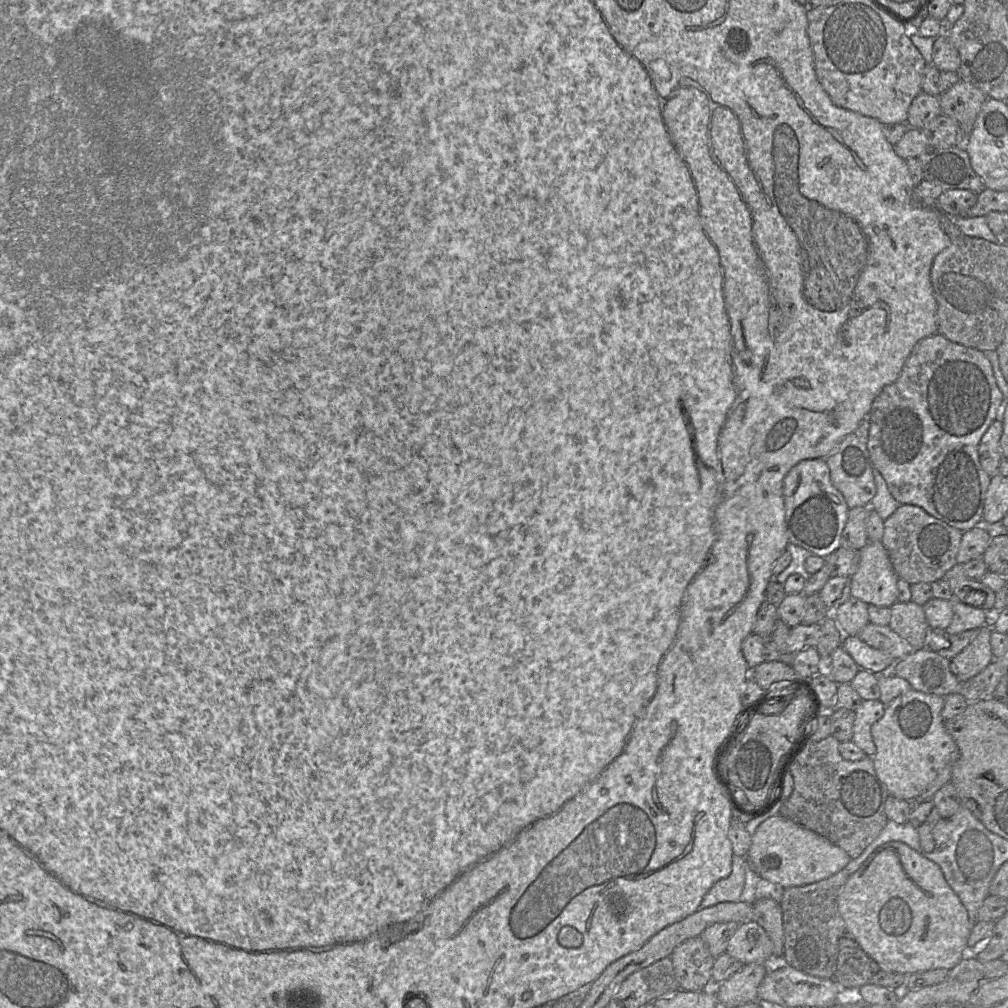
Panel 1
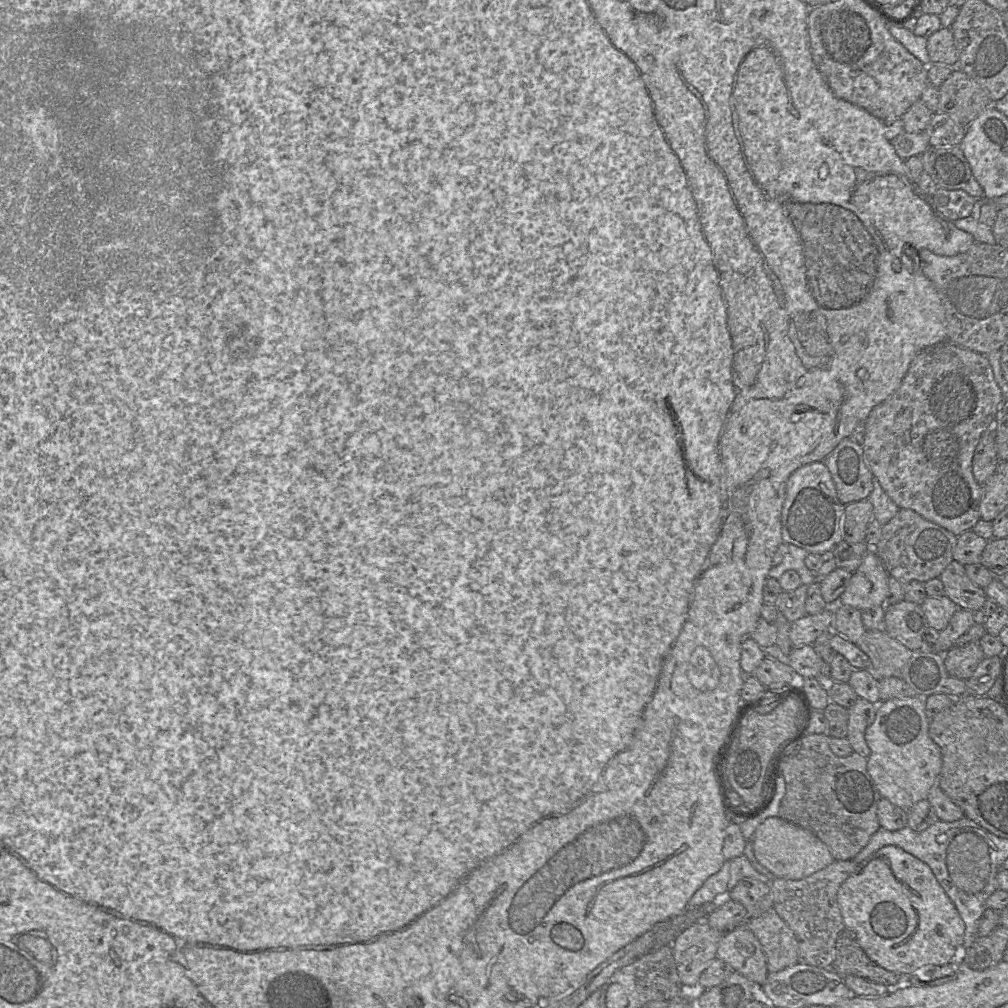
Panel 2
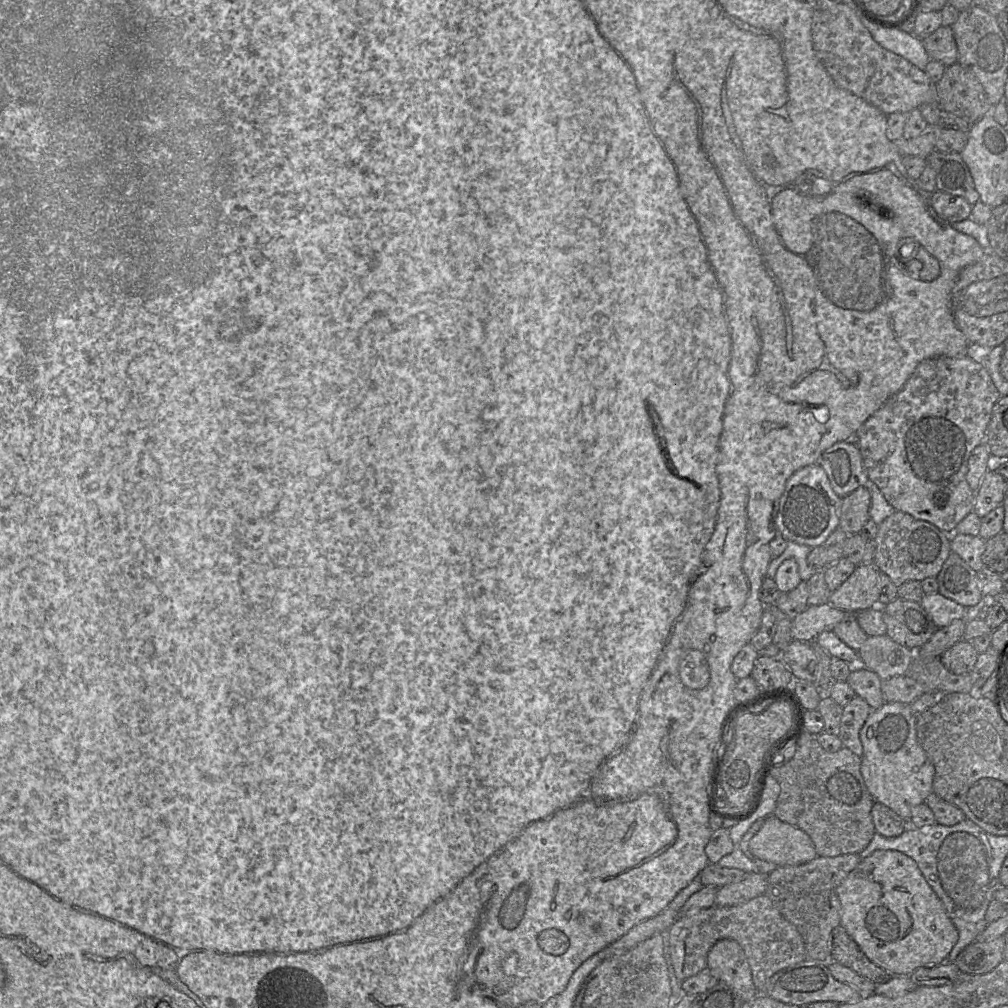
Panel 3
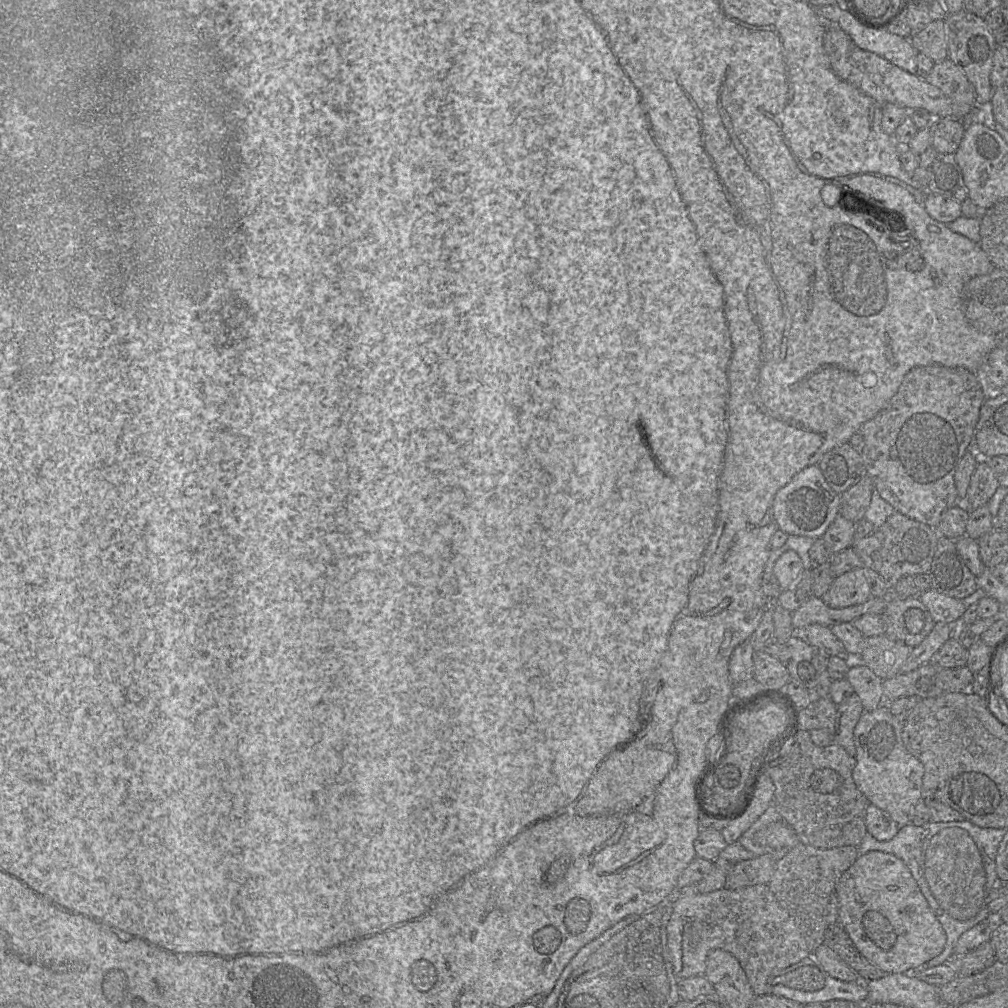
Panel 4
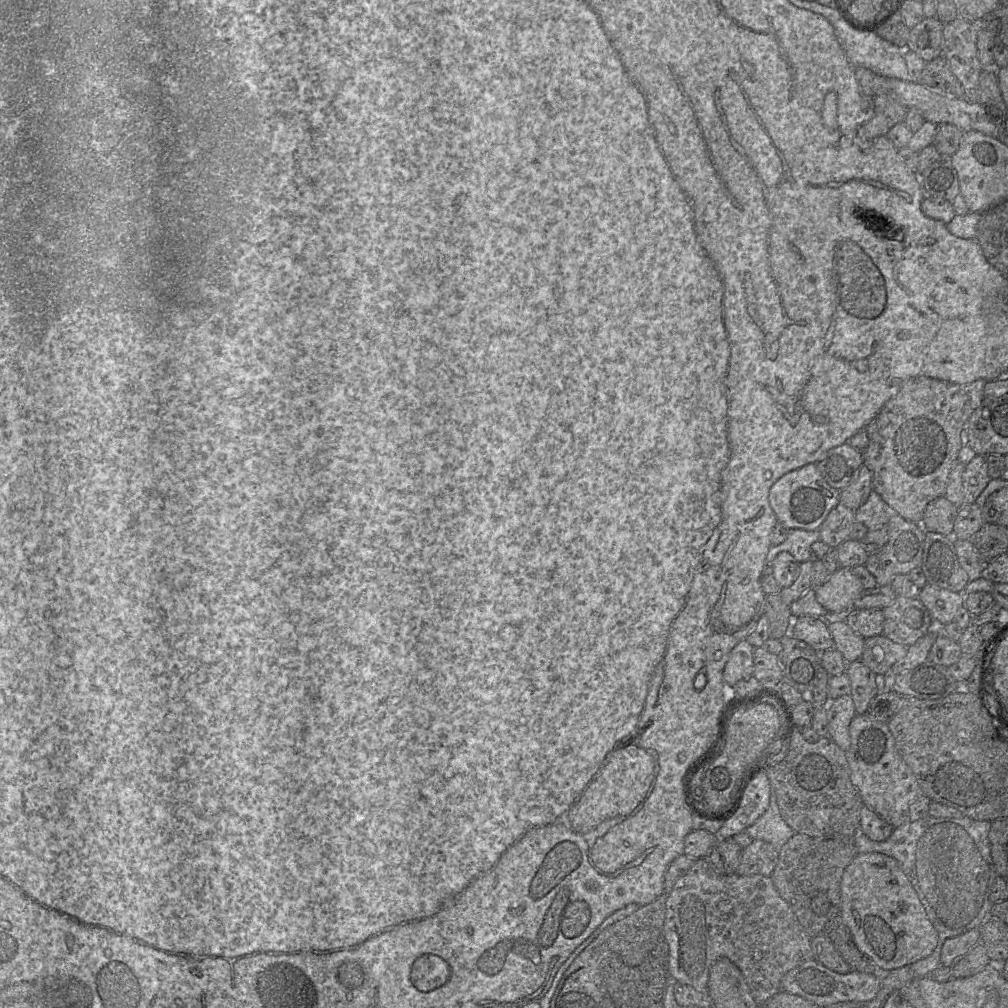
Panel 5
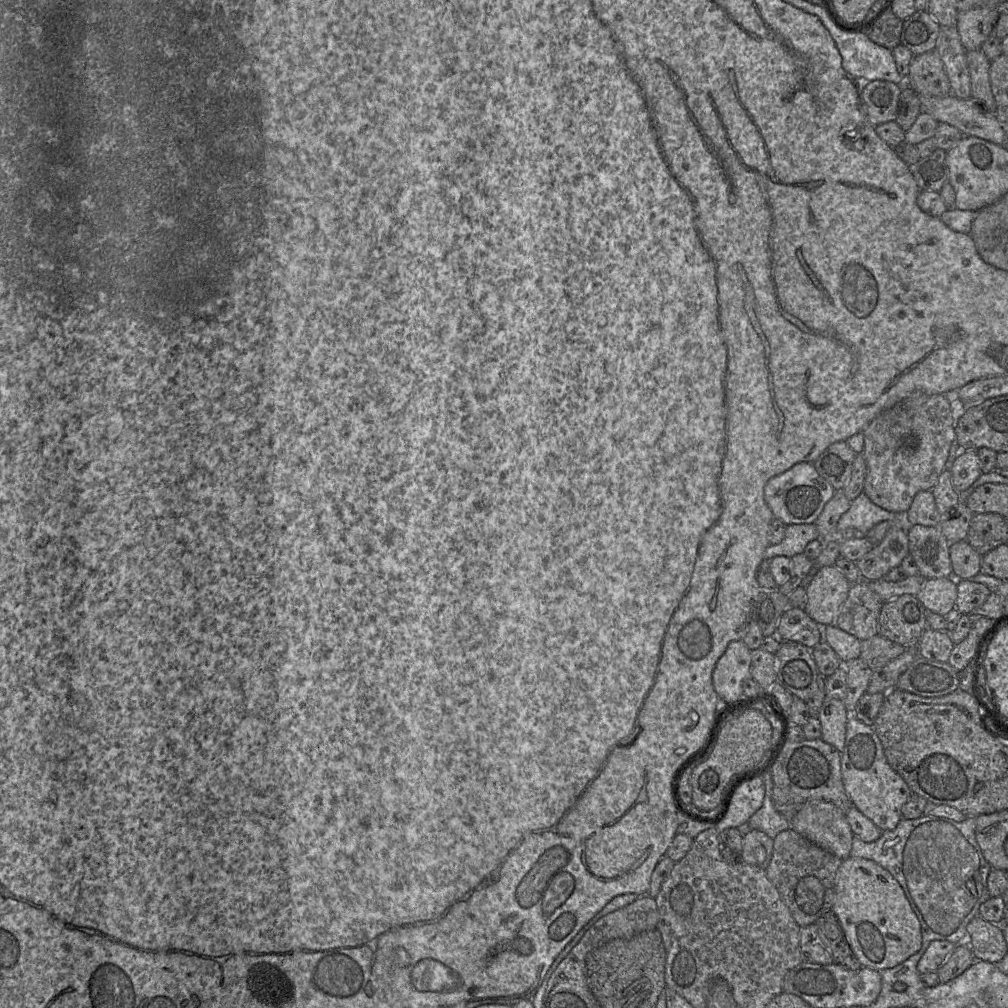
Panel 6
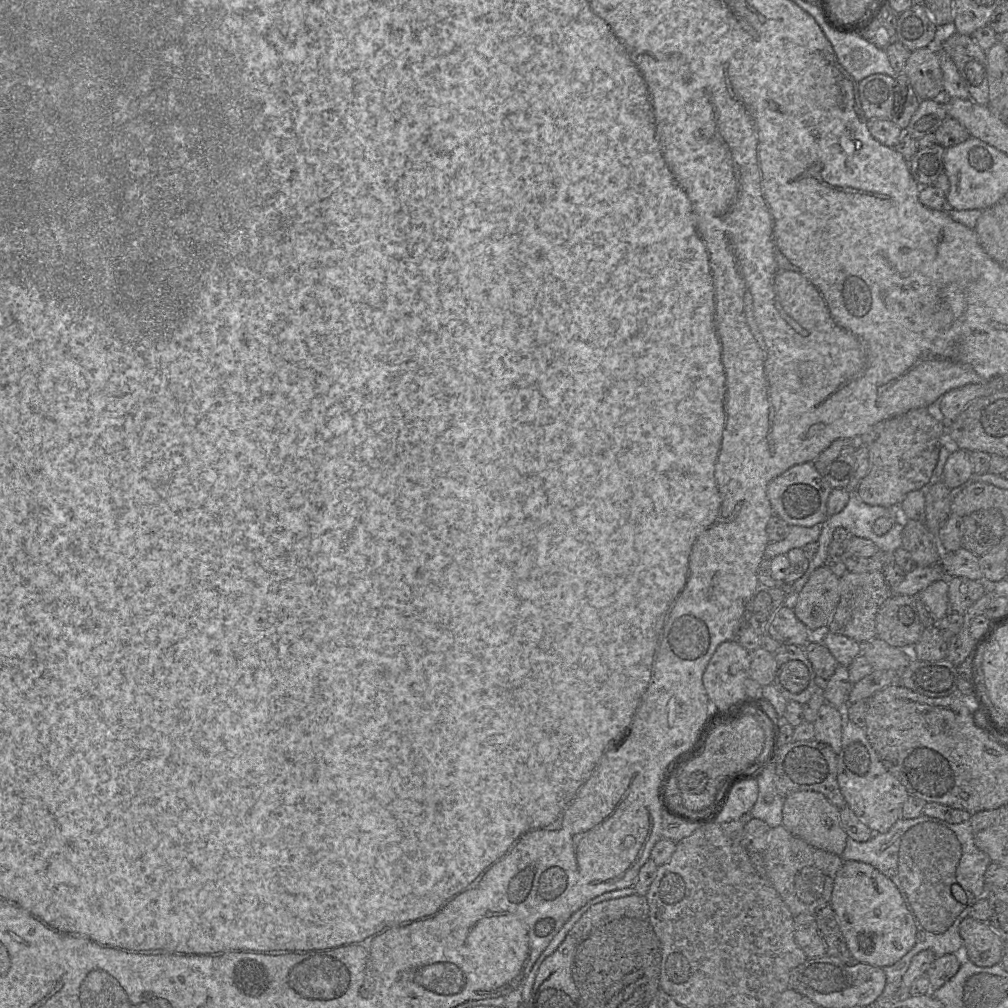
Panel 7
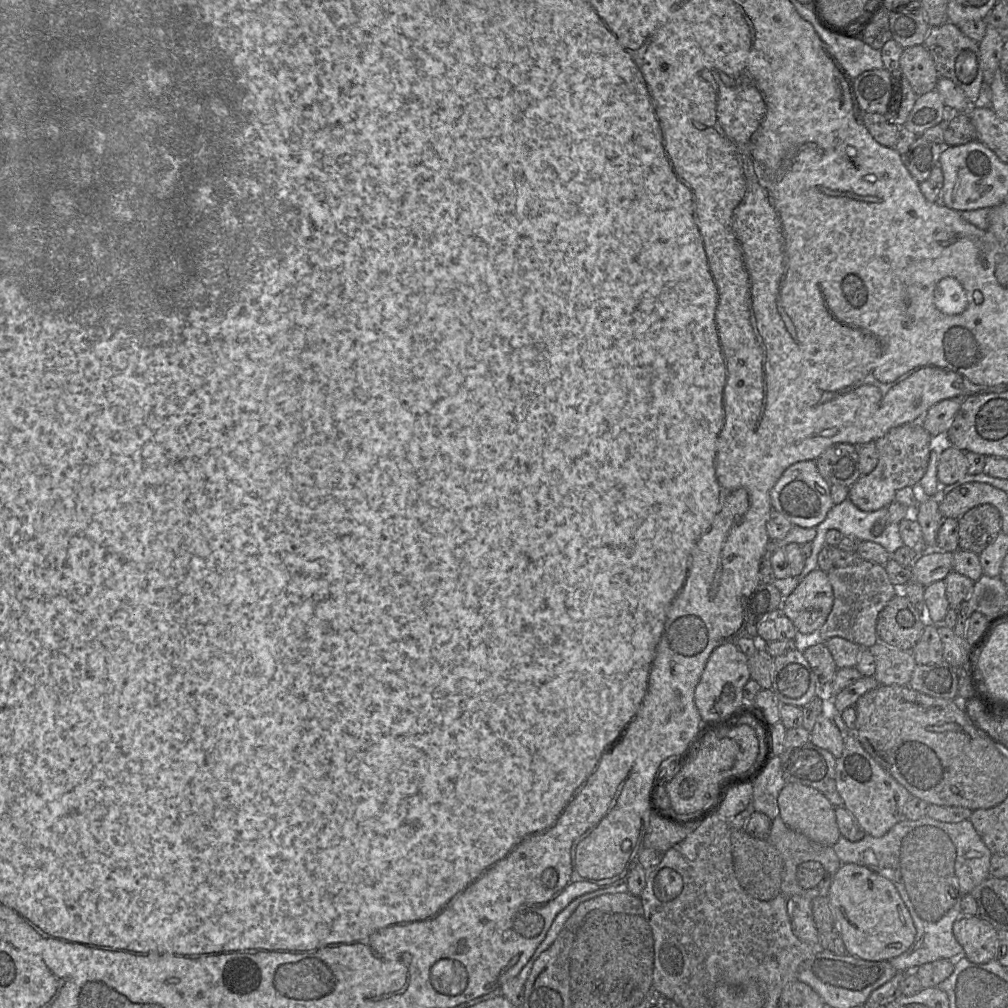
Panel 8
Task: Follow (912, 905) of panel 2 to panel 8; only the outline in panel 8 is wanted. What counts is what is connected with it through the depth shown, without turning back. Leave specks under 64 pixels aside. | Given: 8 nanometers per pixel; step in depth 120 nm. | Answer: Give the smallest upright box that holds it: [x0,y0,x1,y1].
[828,863,913,961]

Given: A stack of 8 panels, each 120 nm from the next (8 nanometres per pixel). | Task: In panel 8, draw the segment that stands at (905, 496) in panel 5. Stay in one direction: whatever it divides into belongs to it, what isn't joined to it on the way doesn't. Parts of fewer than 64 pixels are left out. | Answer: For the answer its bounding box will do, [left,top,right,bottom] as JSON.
[848,422,931,511]

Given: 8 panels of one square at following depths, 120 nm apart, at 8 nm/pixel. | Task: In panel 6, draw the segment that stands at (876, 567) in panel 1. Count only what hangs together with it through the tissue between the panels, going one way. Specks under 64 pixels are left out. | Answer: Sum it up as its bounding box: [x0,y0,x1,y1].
[805,566,851,627]

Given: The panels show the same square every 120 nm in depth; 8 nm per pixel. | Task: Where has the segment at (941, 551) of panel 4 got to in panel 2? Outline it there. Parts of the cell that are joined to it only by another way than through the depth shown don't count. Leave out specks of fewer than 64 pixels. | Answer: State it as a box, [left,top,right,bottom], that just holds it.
[939,560,988,612]

